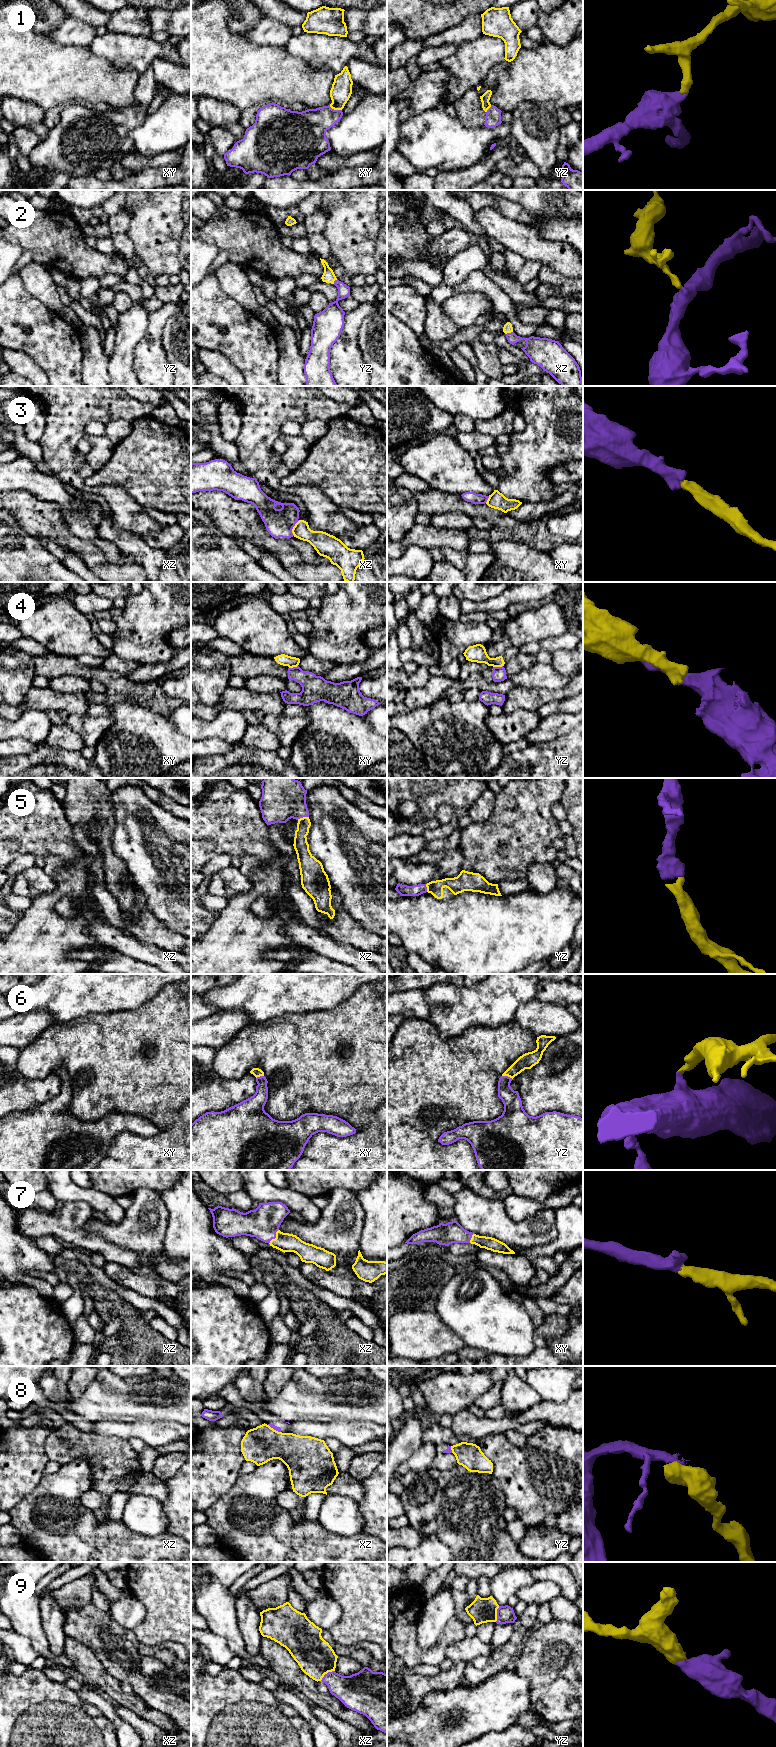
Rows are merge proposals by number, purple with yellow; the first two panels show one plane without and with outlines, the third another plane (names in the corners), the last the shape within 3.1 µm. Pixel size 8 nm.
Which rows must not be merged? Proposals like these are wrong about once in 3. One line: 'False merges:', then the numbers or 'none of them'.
False merges: 3, 4, 8

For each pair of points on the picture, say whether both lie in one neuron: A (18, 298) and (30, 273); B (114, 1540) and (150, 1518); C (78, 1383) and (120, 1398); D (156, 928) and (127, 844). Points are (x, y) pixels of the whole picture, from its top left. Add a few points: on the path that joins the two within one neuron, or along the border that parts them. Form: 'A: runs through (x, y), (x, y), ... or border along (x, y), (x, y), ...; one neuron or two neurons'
A: border along (17, 274), (24, 288), (40, 302); two neurons
B: border along (121, 1519), (131, 1530), (152, 1536); two neurons
C: border along (96, 1376), (79, 1396), (74, 1397), (70, 1394); two neurons
D: border along (139, 889), (145, 898), (146, 906), (166, 927); two neurons

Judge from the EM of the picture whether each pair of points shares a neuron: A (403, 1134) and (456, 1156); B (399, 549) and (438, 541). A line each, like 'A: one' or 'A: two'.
A: one
B: one

